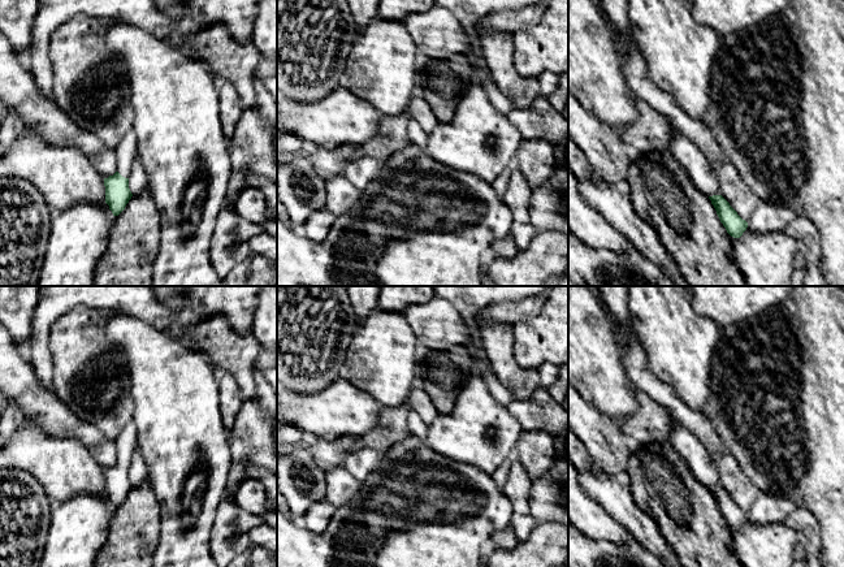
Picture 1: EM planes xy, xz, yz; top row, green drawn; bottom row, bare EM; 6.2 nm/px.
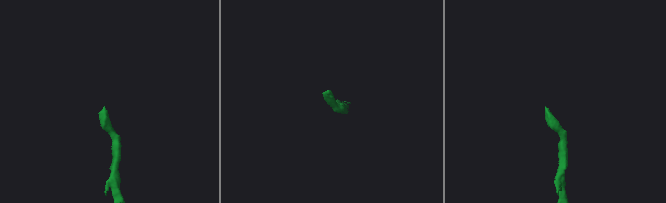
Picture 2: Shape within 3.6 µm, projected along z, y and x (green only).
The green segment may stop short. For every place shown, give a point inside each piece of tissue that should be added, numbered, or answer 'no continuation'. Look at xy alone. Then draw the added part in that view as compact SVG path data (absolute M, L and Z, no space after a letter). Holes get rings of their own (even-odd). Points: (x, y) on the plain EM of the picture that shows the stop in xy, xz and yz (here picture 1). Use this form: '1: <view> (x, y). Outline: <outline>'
1: xy (126, 441). Outline: M130 420L124 430L118 434L114 441L117 451L117 463L129 469L133 453L137 447L137 427L134 420Z

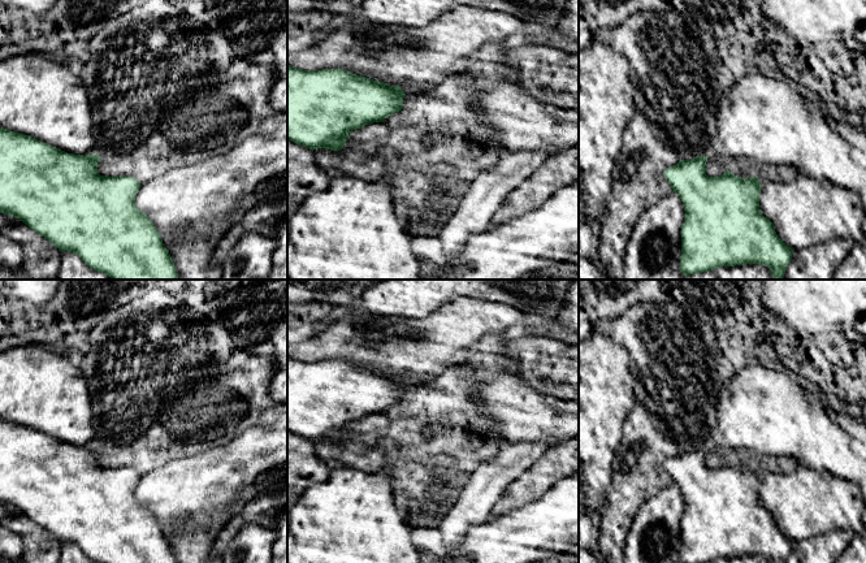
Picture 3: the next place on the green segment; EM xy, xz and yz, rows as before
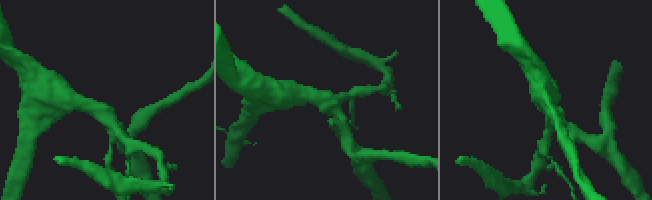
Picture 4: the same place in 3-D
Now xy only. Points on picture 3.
no continuation

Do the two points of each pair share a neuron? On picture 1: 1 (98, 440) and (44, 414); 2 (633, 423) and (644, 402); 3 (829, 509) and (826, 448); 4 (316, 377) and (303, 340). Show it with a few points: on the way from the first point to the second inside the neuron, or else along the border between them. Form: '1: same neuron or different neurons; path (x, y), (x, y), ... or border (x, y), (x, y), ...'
1: same neuron; path (85, 432), (57, 420)
2: same neuron; path (639, 418), (644, 412), (644, 407)
3: same neuron; path (829, 493), (829, 463)
4: same neuron; path (308, 368), (303, 362), (303, 349)

